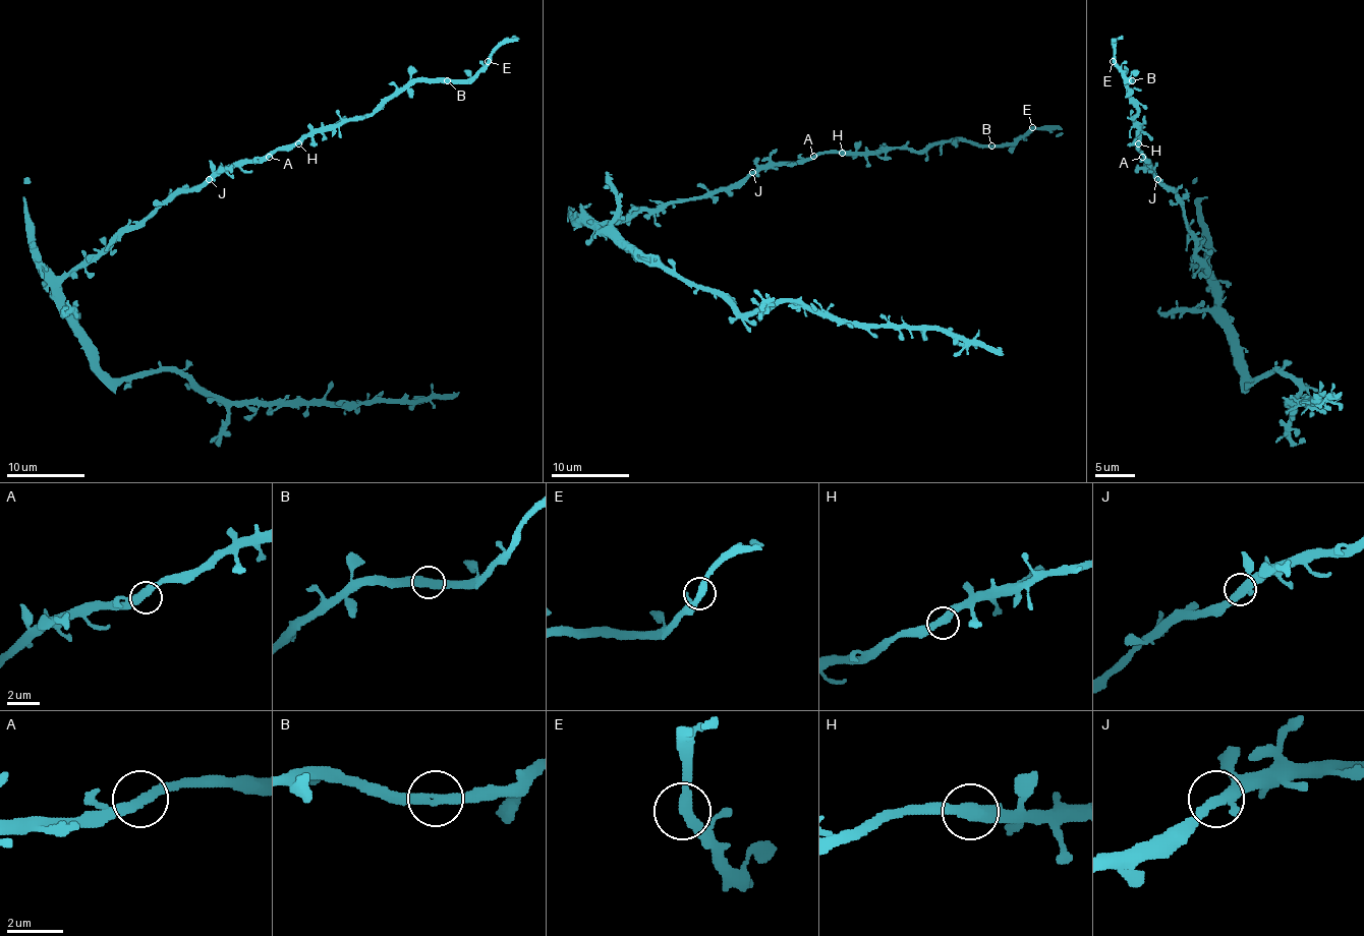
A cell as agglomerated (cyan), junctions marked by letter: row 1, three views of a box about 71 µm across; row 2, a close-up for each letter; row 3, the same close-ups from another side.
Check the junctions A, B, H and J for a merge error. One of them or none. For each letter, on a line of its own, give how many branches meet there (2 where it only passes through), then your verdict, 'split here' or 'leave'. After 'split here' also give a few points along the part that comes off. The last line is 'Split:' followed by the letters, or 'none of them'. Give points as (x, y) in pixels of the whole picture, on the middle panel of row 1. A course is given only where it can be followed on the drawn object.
A: branches 2; leave
B: branches 2; leave
H: branches 2; leave
J: branches 2; leave
Split: none of them

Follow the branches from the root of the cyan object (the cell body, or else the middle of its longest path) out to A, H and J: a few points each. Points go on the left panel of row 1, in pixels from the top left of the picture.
A: (83, 267), (126, 231), (137, 229), (177, 194), (196, 190), (224, 171), (261, 163), (269, 157)
H: (83, 267), (177, 194), (298, 143)
J: (83, 267), (105, 253), (126, 231), (137, 229), (177, 194), (196, 190), (209, 179)

